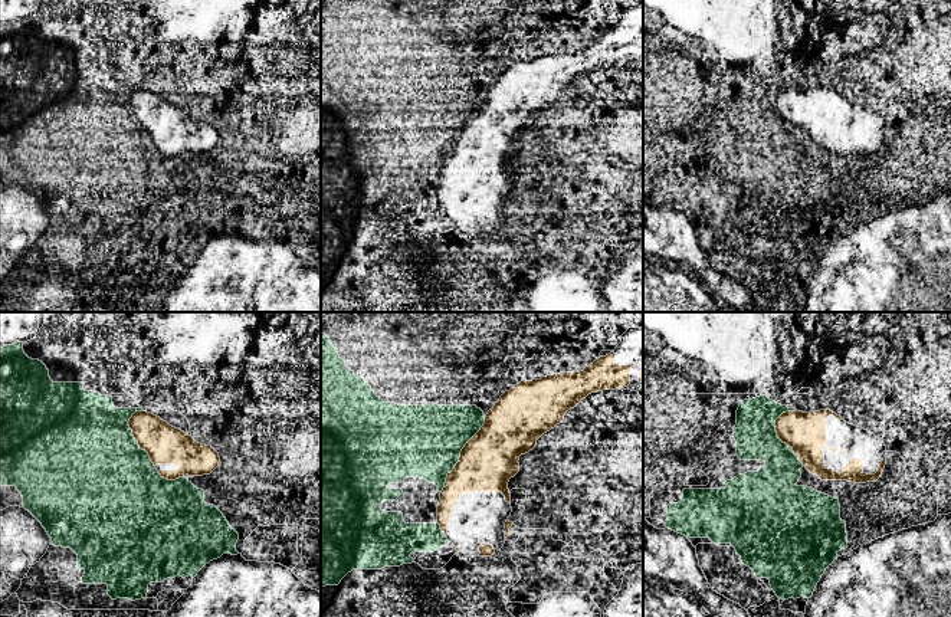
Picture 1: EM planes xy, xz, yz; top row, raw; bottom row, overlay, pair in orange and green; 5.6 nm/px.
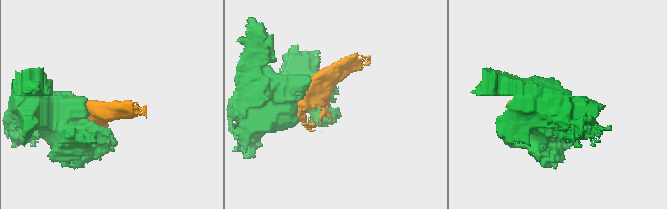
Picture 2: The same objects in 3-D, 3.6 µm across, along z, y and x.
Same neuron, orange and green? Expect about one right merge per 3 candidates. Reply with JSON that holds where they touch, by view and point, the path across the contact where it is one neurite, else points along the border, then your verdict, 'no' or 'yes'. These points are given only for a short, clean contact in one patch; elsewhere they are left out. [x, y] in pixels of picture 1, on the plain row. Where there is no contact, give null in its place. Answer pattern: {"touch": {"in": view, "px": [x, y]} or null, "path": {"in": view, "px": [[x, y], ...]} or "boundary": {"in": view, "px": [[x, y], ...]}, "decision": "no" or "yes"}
{"touch": {"in": "xz", "px": [461, 133]}, "decision": "no"}

